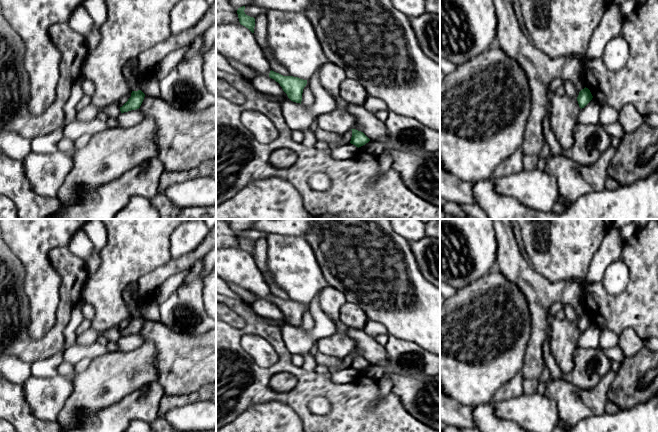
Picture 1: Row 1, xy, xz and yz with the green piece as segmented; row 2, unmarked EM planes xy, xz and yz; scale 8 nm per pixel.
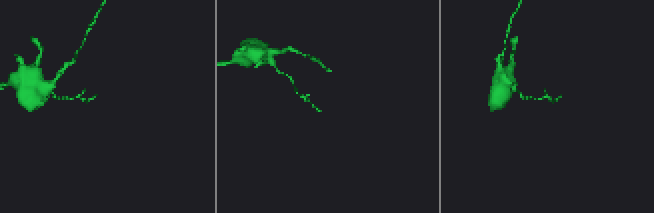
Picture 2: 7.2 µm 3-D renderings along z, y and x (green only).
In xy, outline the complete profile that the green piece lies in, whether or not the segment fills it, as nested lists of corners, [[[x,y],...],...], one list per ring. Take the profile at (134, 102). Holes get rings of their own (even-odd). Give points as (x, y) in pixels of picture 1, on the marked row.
[[[141,90],[132,91],[131,97],[122,107],[120,107],[121,113],[139,109],[144,100],[144,97],[145,94]]]

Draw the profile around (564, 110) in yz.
[[[560,78],[550,83],[550,90],[554,93],[550,102],[550,124],[552,132],[565,151],[574,144],[574,128],[577,117],[581,110],[577,98],[567,94],[558,96],[555,94],[557,88],[563,85]]]

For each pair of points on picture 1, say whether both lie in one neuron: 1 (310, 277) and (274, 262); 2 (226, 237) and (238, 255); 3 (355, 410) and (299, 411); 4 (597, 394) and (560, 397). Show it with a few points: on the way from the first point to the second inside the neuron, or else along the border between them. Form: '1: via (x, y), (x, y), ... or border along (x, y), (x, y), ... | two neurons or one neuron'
1: via (301, 276), (287, 262), (283, 262) | one neuron
2: border along (239, 246), (226, 248) | two neurons
3: via (341, 421), (313, 421) | one neuron
4: via (588, 401), (569, 401) | one neuron

